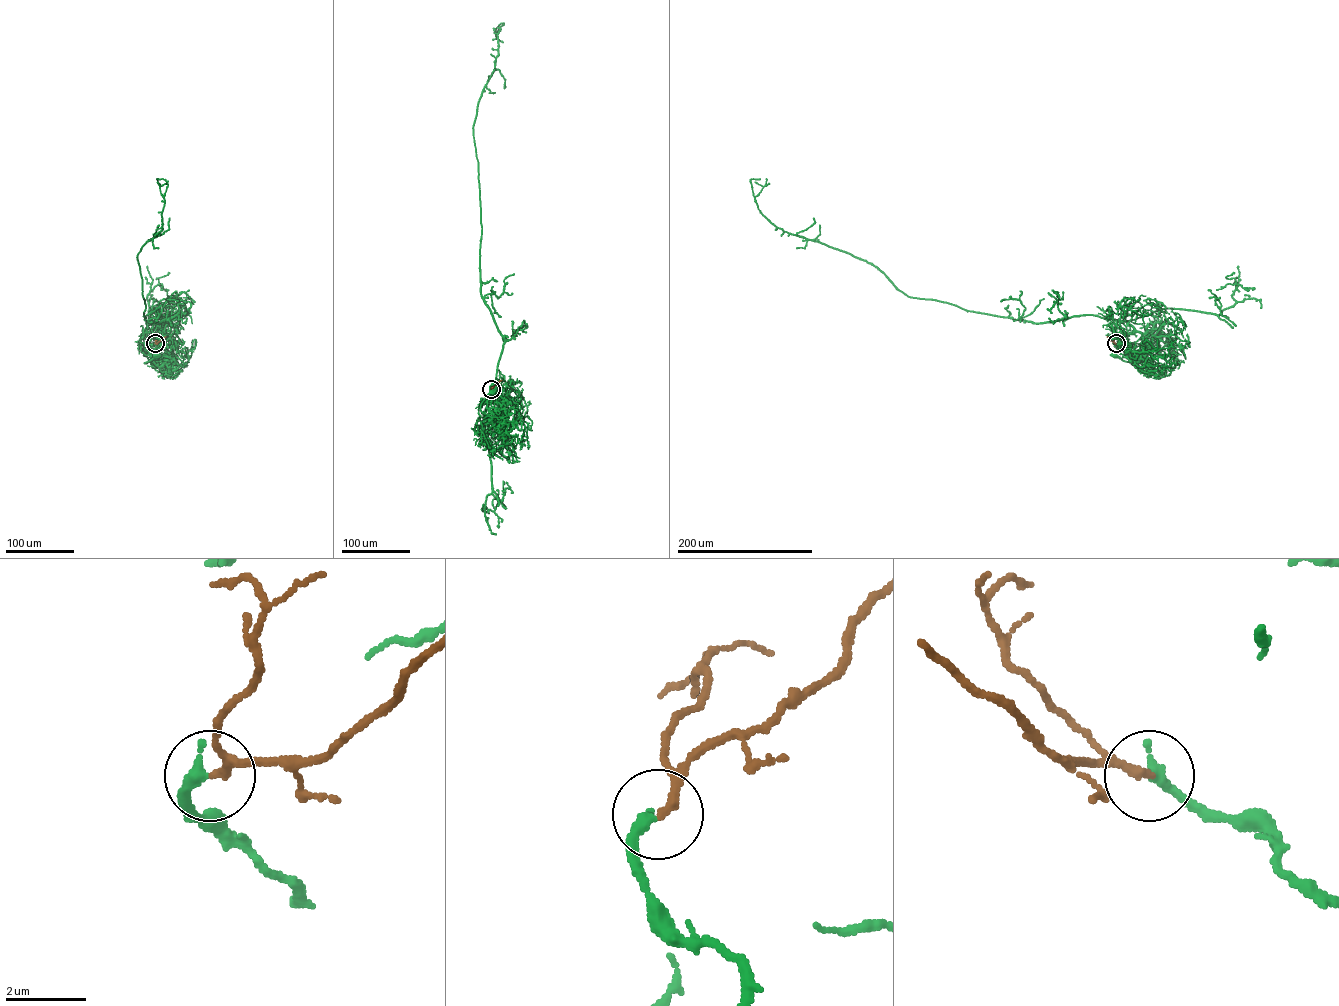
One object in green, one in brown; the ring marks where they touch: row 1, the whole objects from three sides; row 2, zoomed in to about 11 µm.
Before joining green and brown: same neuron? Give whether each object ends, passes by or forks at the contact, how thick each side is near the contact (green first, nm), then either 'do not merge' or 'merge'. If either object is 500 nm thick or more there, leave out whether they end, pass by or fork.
green ends; brown ends; calibres 320 and 220 nm; do not merge

